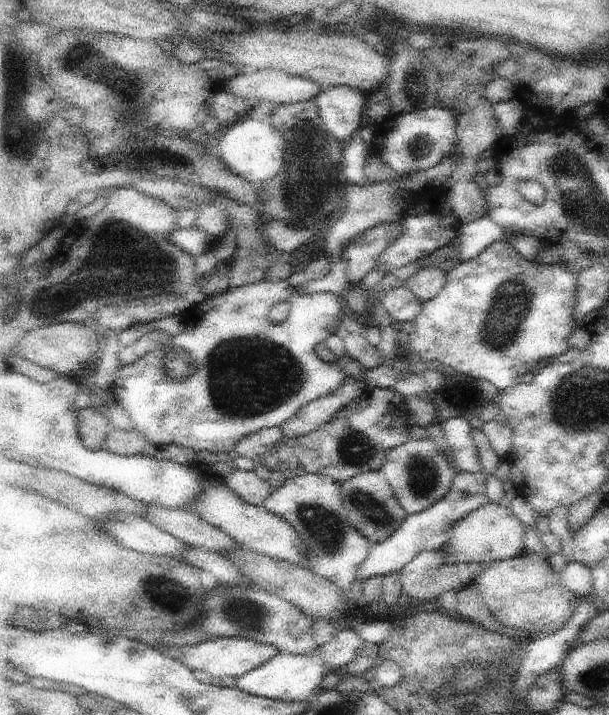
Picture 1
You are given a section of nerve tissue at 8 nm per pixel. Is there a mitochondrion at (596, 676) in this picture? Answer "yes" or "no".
yes

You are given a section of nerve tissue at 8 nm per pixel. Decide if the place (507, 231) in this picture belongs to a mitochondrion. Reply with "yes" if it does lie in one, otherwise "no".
no

